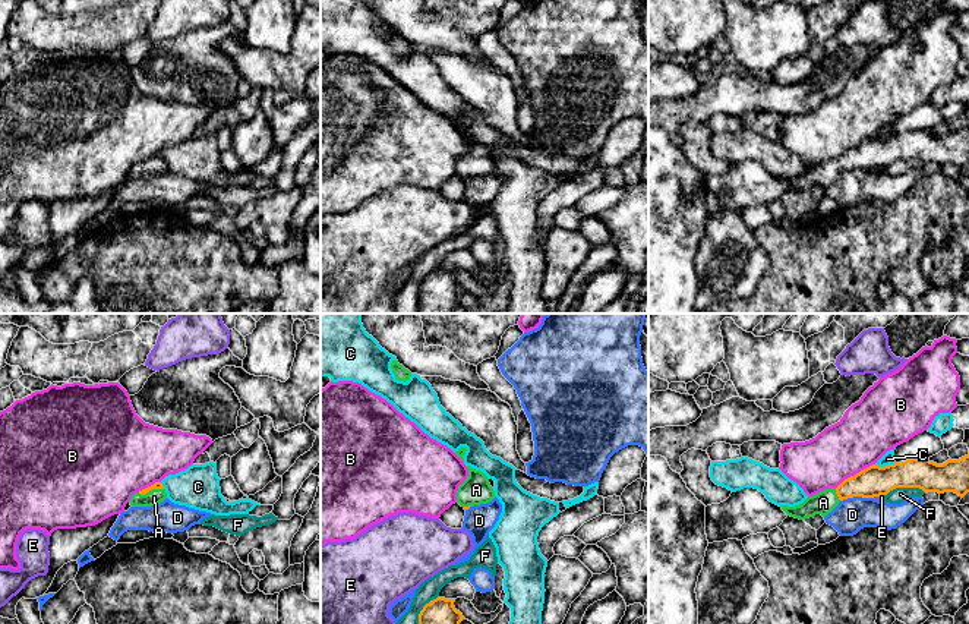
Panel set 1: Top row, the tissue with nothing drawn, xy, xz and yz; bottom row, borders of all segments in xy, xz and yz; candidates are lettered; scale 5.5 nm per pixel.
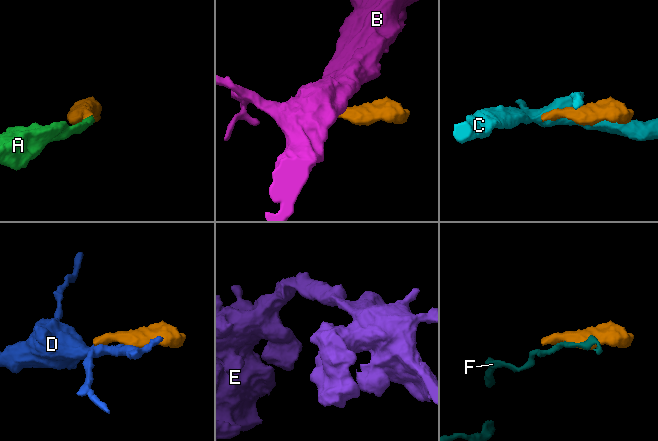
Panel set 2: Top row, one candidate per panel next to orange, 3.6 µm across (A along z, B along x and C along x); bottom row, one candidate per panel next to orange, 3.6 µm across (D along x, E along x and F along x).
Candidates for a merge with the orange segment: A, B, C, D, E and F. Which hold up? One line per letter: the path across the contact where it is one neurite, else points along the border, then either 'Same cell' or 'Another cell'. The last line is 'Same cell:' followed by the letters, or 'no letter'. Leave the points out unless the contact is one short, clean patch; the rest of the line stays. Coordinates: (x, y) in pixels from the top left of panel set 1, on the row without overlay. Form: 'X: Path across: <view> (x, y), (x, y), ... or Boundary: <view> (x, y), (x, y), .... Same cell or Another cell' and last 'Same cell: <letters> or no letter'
A: Path across: xy (157, 157), (150, 161), (154, 169). Same cell
B: Boundary: yz (874, 135), (848, 148), (836, 160). Another cell
C: Another cell
D: Another cell
E: Another cell
F: Another cell
Same cell: A

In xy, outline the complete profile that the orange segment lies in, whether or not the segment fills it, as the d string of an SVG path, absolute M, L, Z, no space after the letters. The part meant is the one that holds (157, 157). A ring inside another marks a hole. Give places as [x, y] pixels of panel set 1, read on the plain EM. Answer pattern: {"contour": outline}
{"contour": "M155 154L154 157L136 164L130 170L132 179L151 179L162 174L167 170L167 164L161 154Z"}

